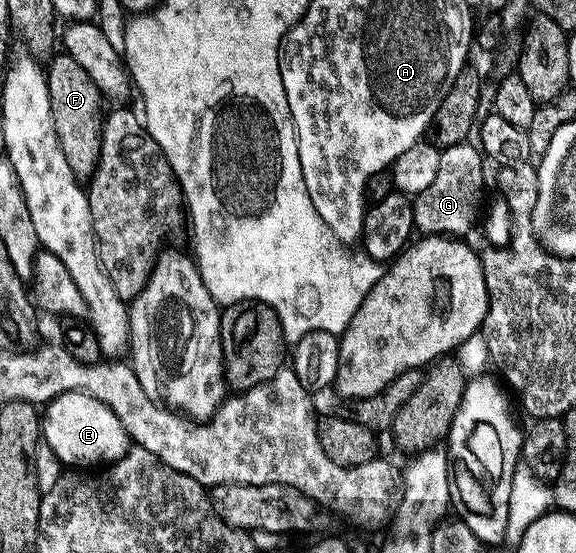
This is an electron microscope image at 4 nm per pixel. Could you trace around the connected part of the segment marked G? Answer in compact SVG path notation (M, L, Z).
M465 141L453 147L443 148L440 155L438 174L434 177L434 182L432 182L427 189L422 189L422 193L418 193L414 196L412 208L414 209L414 221L416 222L415 230L419 232L421 236L446 235L449 237L464 237L464 234L466 234L475 223L477 226L478 216L482 211L480 198L484 195L484 163L486 164L486 159L479 146L472 144L471 147L470 144L471 142Z

